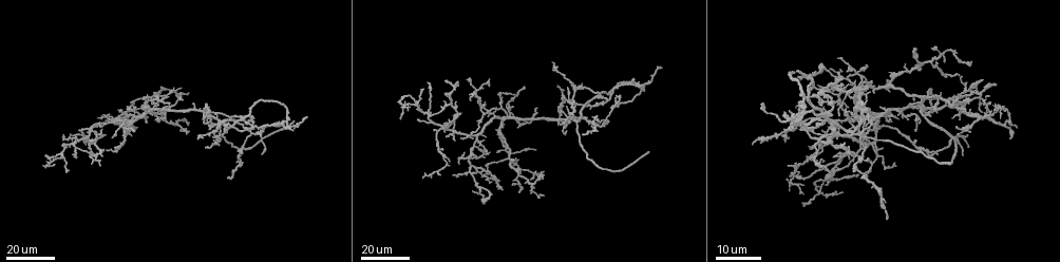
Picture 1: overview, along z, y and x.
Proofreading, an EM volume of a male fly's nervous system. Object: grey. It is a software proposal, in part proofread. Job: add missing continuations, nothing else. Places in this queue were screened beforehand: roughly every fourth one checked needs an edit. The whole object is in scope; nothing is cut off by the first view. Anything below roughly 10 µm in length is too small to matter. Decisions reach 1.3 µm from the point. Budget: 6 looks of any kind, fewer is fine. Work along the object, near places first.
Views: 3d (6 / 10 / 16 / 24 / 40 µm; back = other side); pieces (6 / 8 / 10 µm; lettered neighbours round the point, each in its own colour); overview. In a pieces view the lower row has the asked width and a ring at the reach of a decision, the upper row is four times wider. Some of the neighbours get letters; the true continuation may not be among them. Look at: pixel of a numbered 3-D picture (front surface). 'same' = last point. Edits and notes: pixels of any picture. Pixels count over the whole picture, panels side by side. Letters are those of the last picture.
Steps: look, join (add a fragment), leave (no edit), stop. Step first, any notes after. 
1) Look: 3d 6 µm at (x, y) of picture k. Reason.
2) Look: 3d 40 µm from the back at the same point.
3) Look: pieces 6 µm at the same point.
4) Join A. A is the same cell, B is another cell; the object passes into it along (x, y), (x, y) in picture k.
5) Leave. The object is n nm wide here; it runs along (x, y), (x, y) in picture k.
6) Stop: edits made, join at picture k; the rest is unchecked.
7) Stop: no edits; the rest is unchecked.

Look: 3d 16 µm at (996, 84) of picture 1. An open end.

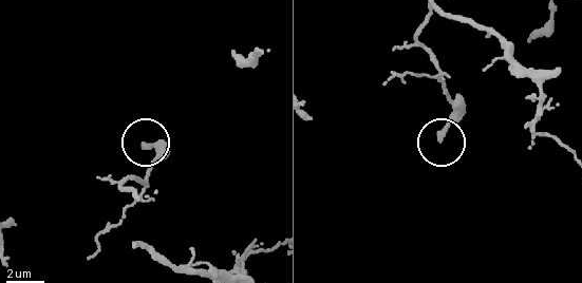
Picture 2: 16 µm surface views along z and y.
Look: pieces 10 µm at (439, 139) of picture 2.

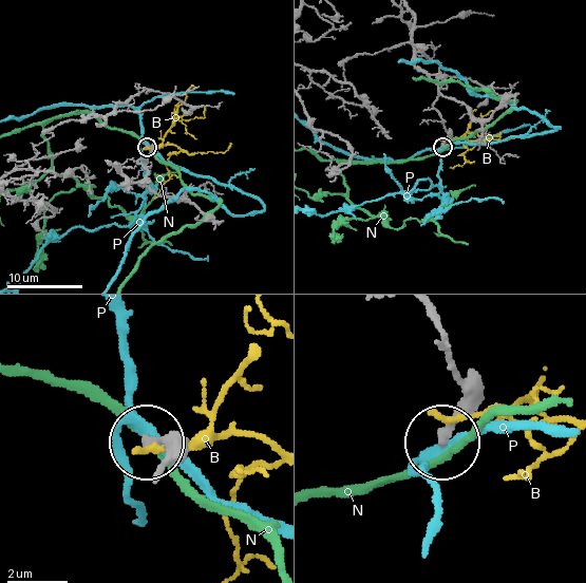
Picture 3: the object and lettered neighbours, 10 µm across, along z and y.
Leave. B, N and P are other cells; it runs along (432, 317), (459, 393), (447, 444) in picture 3; none of them fits.

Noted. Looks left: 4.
Look: 3d 24 µm at (868, 87) of picture 1. Branch stops here.

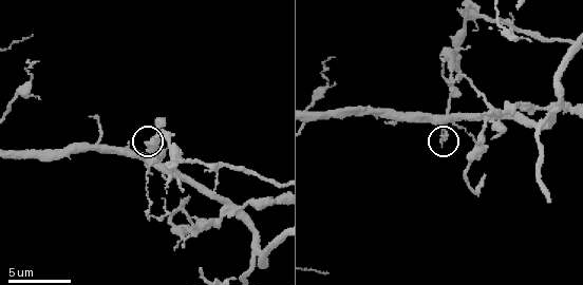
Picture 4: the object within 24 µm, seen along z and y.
Look: 3d 10 µm at the same point. Closer look.

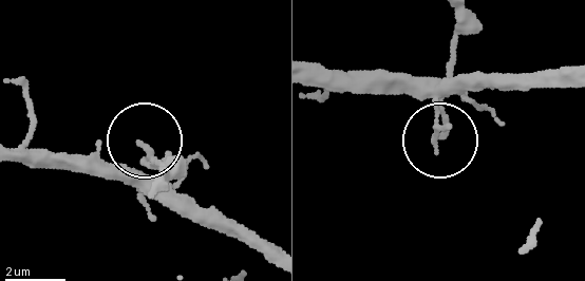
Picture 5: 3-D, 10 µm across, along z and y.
Look: pieces 10 µm at (442, 137) of picture 5. See the neighbours.

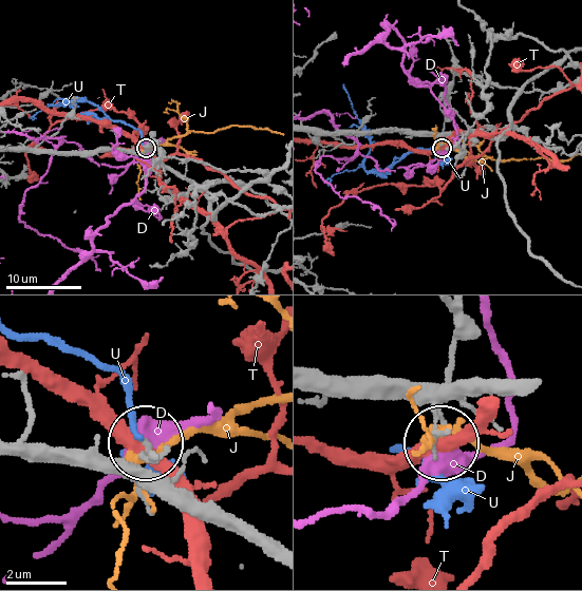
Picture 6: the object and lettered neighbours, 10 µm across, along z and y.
Leave. D, J, T and U are other cells; no lettered fragment goes on from it.

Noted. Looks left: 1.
Stop: no edits; the rest is unchecked.

